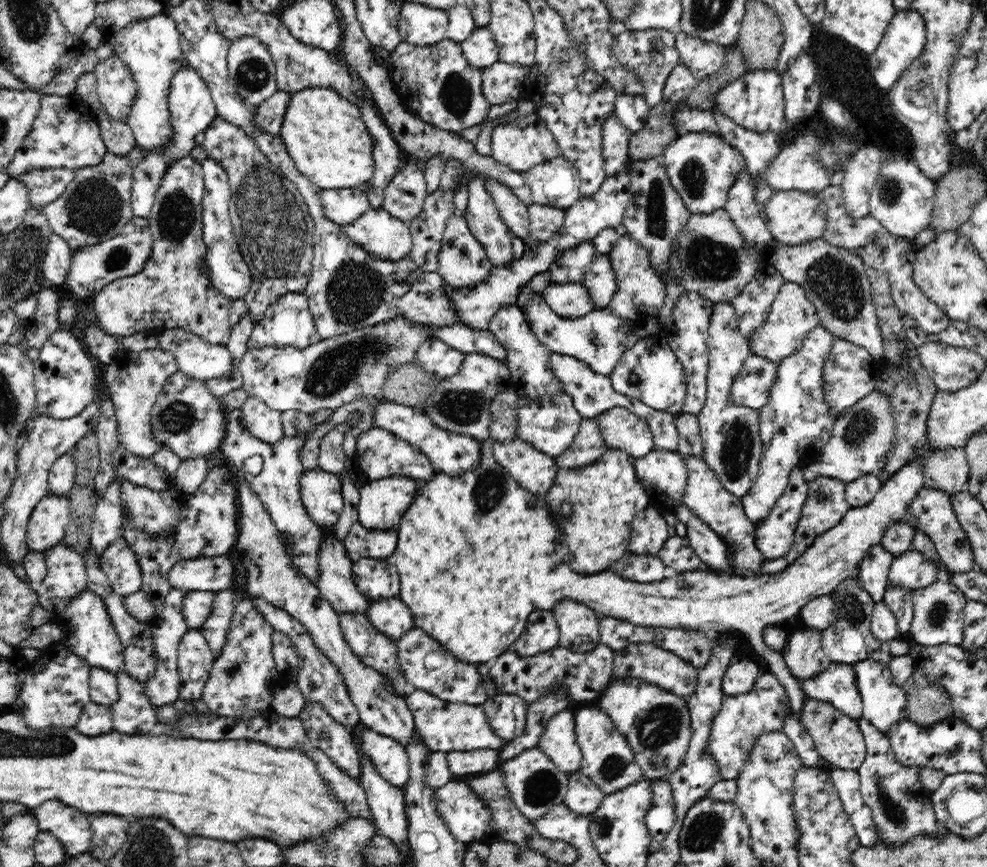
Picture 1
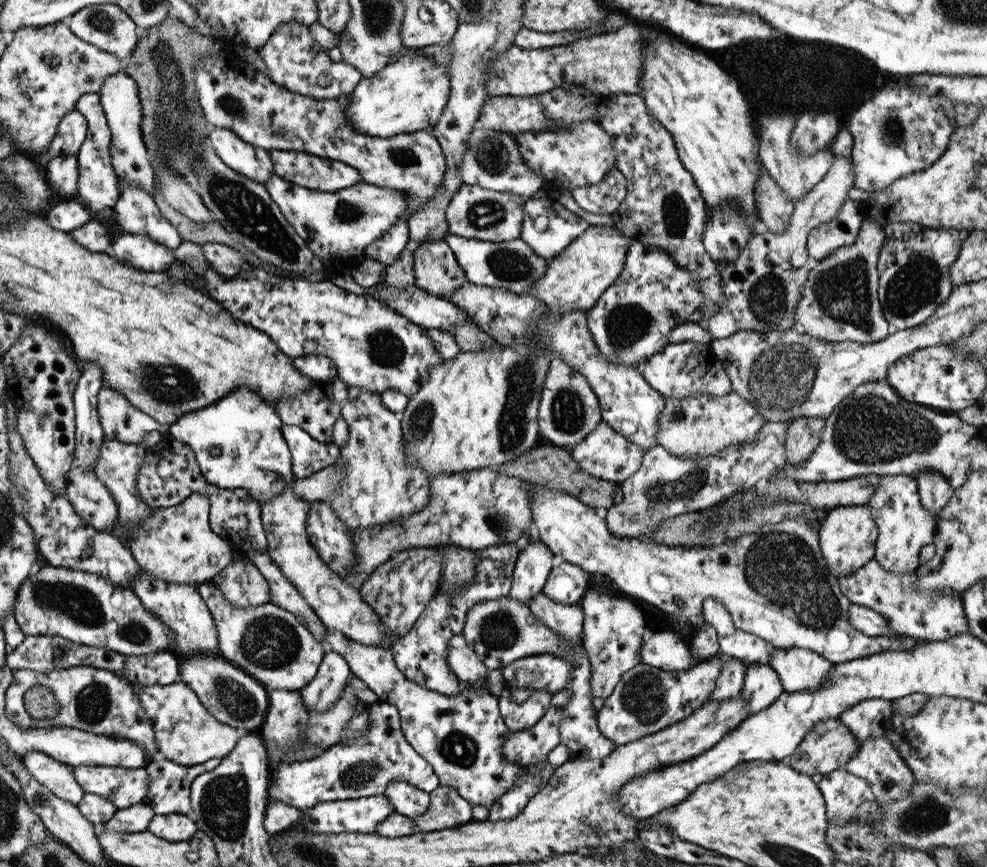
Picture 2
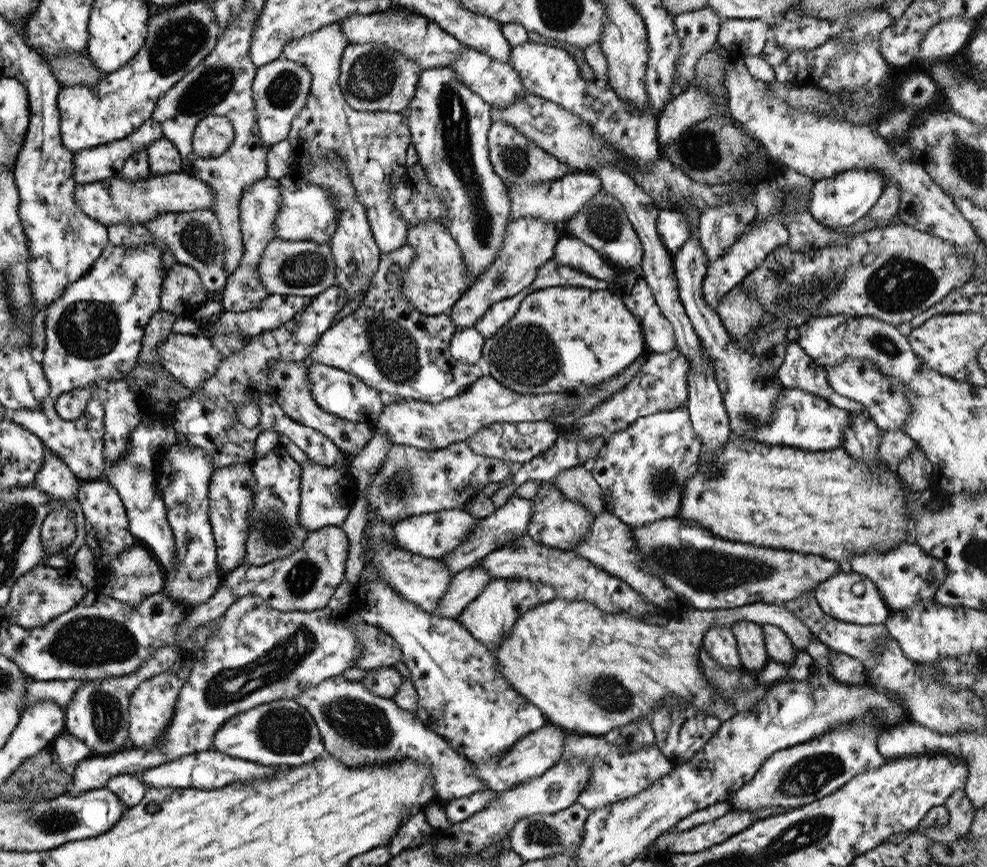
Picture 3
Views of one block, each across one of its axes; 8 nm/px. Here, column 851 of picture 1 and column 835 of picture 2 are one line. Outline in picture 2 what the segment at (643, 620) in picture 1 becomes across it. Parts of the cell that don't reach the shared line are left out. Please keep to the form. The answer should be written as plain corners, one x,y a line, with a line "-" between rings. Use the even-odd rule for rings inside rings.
865,505
831,509
819,526
819,548
827,562
829,572
836,578
853,574
869,560
873,560
875,538
877,538
877,526
873,523
868,507

